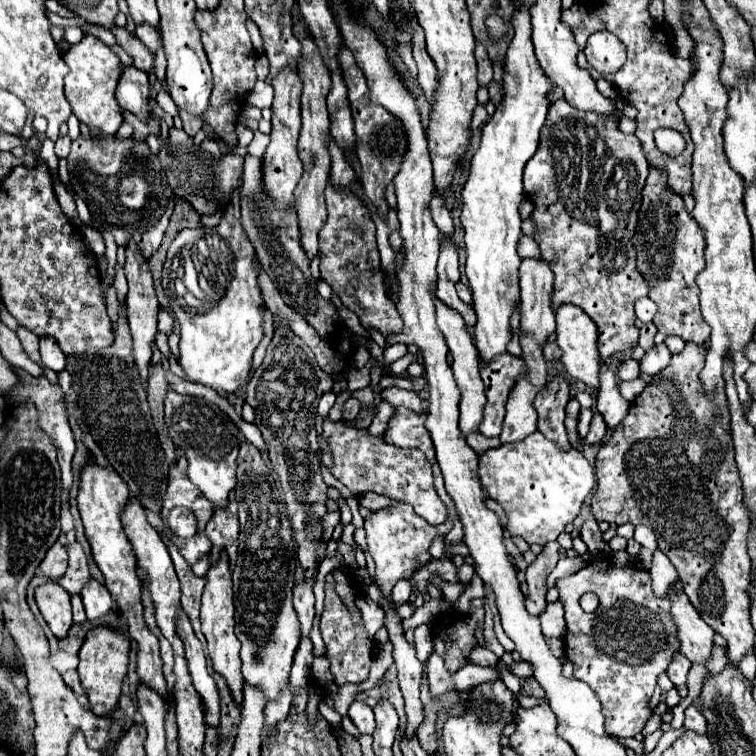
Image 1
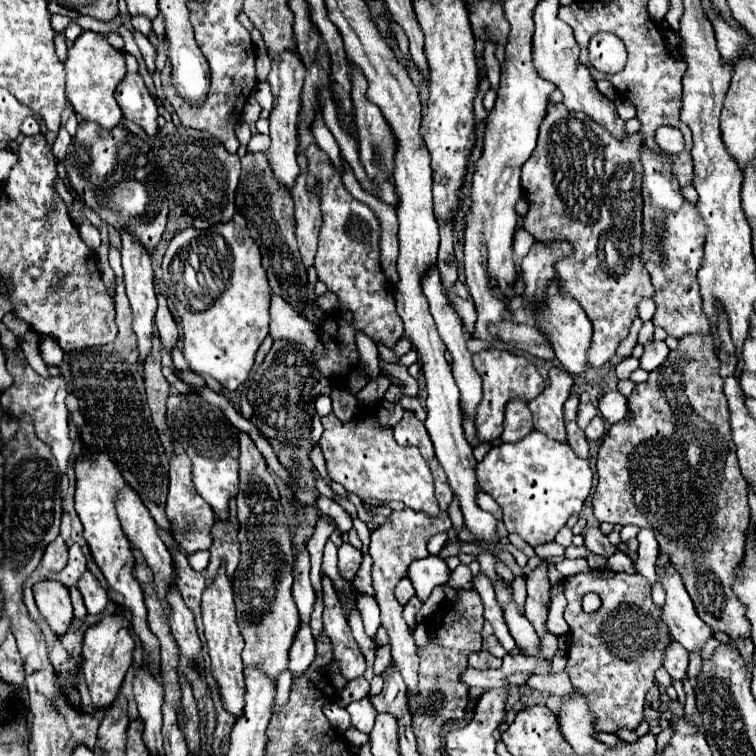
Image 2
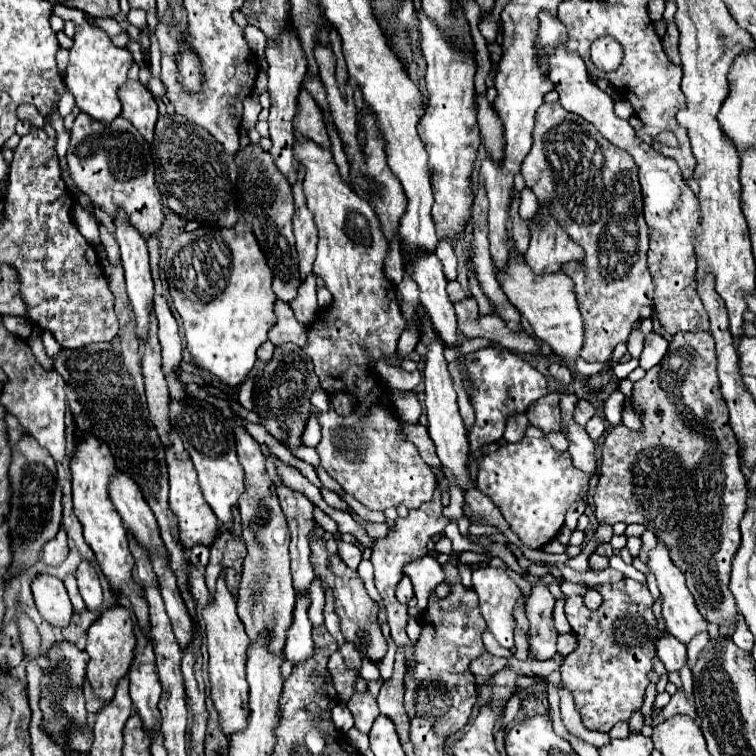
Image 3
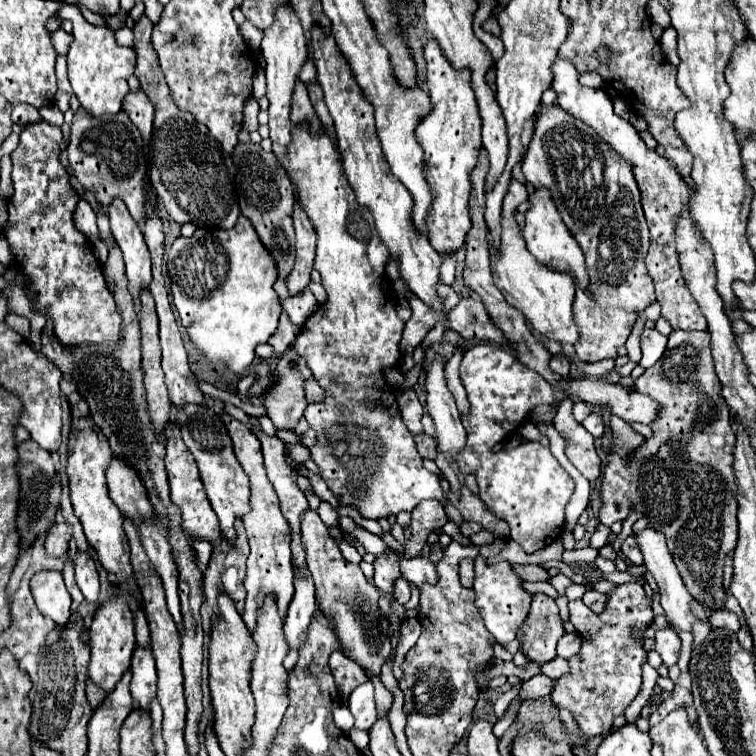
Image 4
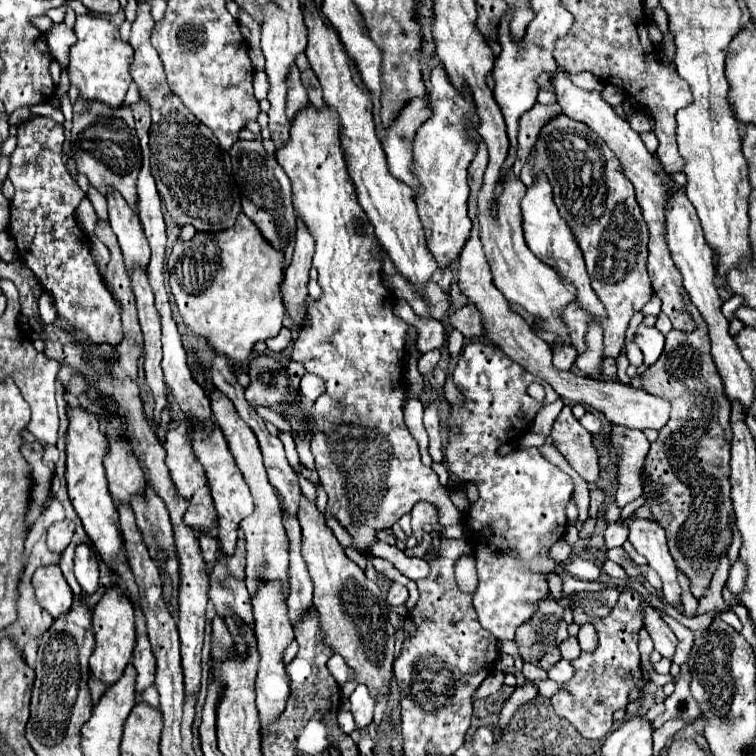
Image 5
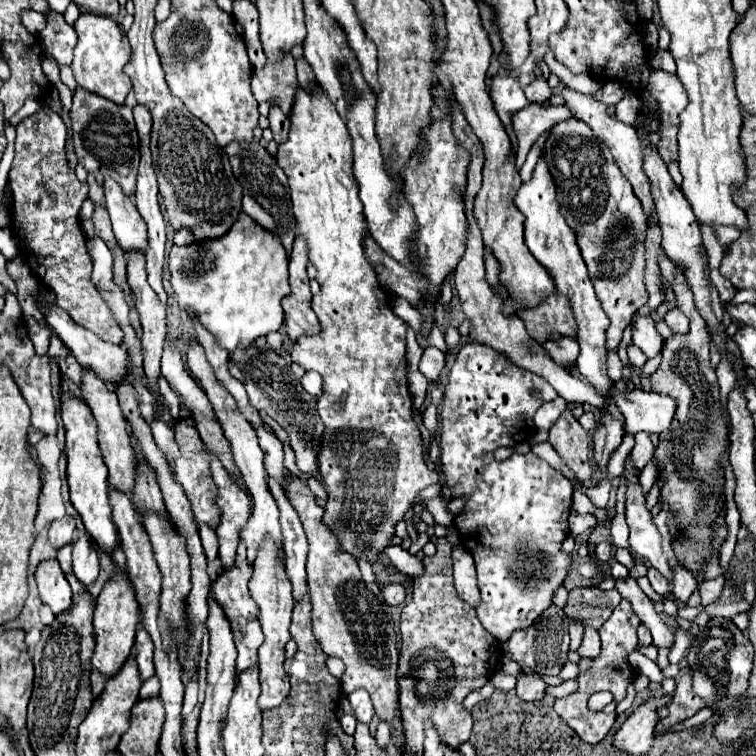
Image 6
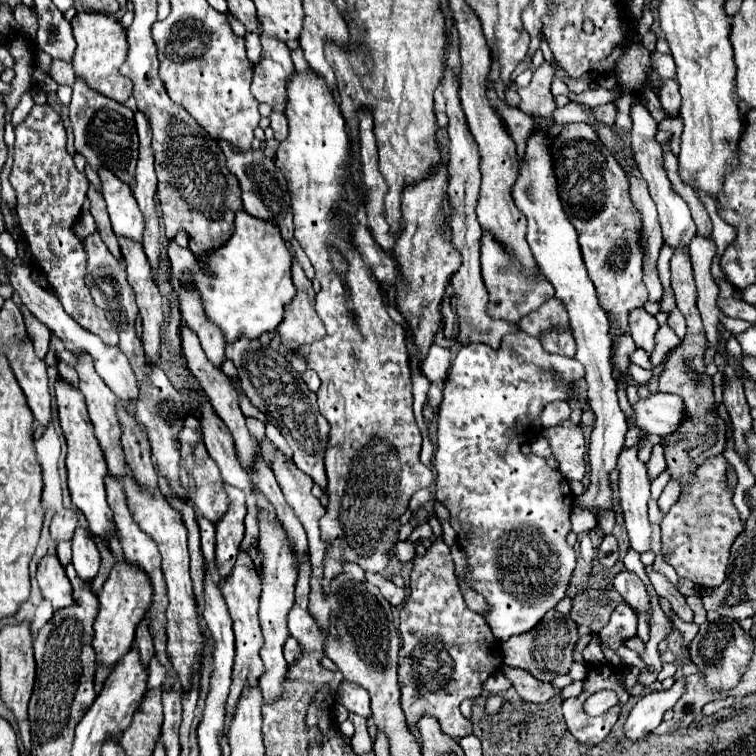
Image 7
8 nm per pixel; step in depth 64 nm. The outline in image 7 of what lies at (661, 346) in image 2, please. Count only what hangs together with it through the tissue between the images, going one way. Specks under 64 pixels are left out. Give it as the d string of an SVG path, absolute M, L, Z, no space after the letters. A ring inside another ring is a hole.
M644 308L630 310L628 332L634 338L636 346L646 350L648 354L652 354L652 350L654 350L654 336L656 336L658 328L660 328L660 324L656 322L656 318L652 314L648 314Z

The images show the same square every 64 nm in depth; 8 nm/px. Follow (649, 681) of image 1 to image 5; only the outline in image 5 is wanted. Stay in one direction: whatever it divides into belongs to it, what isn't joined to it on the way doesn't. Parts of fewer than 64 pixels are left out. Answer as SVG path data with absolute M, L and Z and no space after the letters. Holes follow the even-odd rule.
M634 588L620 594L618 604L606 618L588 618L580 608L574 610L574 622L590 622L600 638L596 652L588 654L582 652L578 660L574 660L576 674L570 682L564 684L564 690L552 696L552 706L558 716L566 718L584 738L600 740L612 728L612 714L626 706L628 692L636 688L638 680L642 678L640 672L640 652L638 652L638 630L644 626L642 618L642 594ZM600 698L600 702L598 702Z

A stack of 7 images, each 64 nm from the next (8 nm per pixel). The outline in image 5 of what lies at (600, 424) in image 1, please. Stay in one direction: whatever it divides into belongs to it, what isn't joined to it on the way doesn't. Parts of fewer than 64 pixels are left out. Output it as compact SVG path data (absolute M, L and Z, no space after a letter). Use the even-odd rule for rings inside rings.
M586 412L586 414L580 418L580 424L582 424L588 432L592 432L592 434L596 434L596 432L600 430L600 420L598 420L592 412Z

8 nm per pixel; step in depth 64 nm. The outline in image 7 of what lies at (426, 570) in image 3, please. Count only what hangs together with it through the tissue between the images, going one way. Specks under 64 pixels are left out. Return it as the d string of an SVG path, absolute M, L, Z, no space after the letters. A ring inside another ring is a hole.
M398 542L396 546L394 546L394 552L396 552L396 556L404 562L404 564L410 564L412 562L412 558L414 558L414 554L416 554L416 544L414 542Z

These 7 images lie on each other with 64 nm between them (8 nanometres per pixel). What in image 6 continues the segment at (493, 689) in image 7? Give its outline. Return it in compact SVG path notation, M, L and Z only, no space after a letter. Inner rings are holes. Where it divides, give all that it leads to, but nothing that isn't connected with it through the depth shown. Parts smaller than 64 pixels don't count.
M501 673L496 674L490 679L496 689L508 691L515 688L516 679L513 676L504 675Z

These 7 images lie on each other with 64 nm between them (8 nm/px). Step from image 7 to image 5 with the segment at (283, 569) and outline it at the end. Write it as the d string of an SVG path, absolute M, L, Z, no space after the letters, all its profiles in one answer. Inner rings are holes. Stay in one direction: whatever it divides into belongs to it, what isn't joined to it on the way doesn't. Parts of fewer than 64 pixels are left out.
M258 584L258 592L252 598L254 618L256 618L256 640L260 654L260 670L256 678L256 704L260 712L262 726L272 724L288 702L288 674L284 670L282 654L286 646L294 640L290 620L286 620L286 596L282 596L282 584Z

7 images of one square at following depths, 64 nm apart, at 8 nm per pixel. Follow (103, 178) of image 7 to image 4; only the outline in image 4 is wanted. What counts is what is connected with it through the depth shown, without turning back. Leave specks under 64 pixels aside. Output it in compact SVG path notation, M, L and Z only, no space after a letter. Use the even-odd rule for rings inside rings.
M112 200L108 208L110 216L110 228L112 236L116 238L120 250L124 252L126 262L126 276L128 276L128 290L134 296L134 302L138 304L140 290L150 284L150 252L146 248L144 236L140 226L130 216L126 204L122 200Z

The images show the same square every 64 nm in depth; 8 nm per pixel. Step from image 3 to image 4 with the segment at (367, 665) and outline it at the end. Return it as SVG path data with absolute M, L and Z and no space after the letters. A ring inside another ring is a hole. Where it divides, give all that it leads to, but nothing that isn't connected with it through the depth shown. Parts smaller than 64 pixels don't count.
M371 676L369 679L374 685L378 719L386 717L392 706L393 695L388 689L384 687L379 677Z

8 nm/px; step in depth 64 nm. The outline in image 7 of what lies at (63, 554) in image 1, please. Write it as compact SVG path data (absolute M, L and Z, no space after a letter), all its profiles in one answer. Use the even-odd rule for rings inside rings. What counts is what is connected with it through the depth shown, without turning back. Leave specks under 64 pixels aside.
M64 510L62 516L54 516L50 524L50 534L52 538L58 540L72 540L74 528L78 526L78 516L74 510Z

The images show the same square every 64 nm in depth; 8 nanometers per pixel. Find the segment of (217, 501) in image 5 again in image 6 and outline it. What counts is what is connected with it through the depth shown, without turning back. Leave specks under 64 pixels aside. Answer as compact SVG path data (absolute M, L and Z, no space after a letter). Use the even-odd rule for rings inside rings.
M208 454L212 462L212 476L218 486L218 506L222 508L222 518L216 528L218 536L218 558L222 560L222 568L230 568L236 558L236 546L240 542L242 528L250 518L250 496L232 482L230 474L218 462L214 454Z

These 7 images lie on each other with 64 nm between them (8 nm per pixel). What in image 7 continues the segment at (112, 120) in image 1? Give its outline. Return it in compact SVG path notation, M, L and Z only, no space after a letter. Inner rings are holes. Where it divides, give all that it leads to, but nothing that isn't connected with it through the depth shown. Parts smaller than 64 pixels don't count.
M78 12L72 18L72 30L74 30L74 38L76 38L76 52L72 58L74 64L74 72L78 76L82 76L86 80L86 84L90 88L94 88L96 92L116 100L116 102L126 102L132 94L132 82L130 78L120 74L120 66L126 60L126 30L122 28L122 24L110 16L110 14L100 14L100 12ZM88 20L94 24L94 38L86 38L84 34L84 24L88 24Z

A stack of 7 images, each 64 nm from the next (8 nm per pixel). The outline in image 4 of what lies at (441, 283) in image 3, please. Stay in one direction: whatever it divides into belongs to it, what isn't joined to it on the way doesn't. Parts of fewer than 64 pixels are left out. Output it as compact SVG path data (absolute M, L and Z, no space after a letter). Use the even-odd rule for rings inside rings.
M318 26L312 28L312 60L316 66L316 80L324 88L324 100L334 120L344 172L356 192L358 204L368 208L374 216L378 236L388 246L392 260L398 262L400 276L408 284L408 288L428 306L440 310L440 300L436 294L440 256L430 246L428 238L422 236L422 232L414 232L414 224L410 224L410 208L414 208L414 200L410 200L410 192L406 192L404 184L392 176L386 158L382 156L380 140L374 126L374 108L370 108L366 96L362 96L362 88L354 84L354 76L350 76L350 66L336 46L334 36L326 36Z

